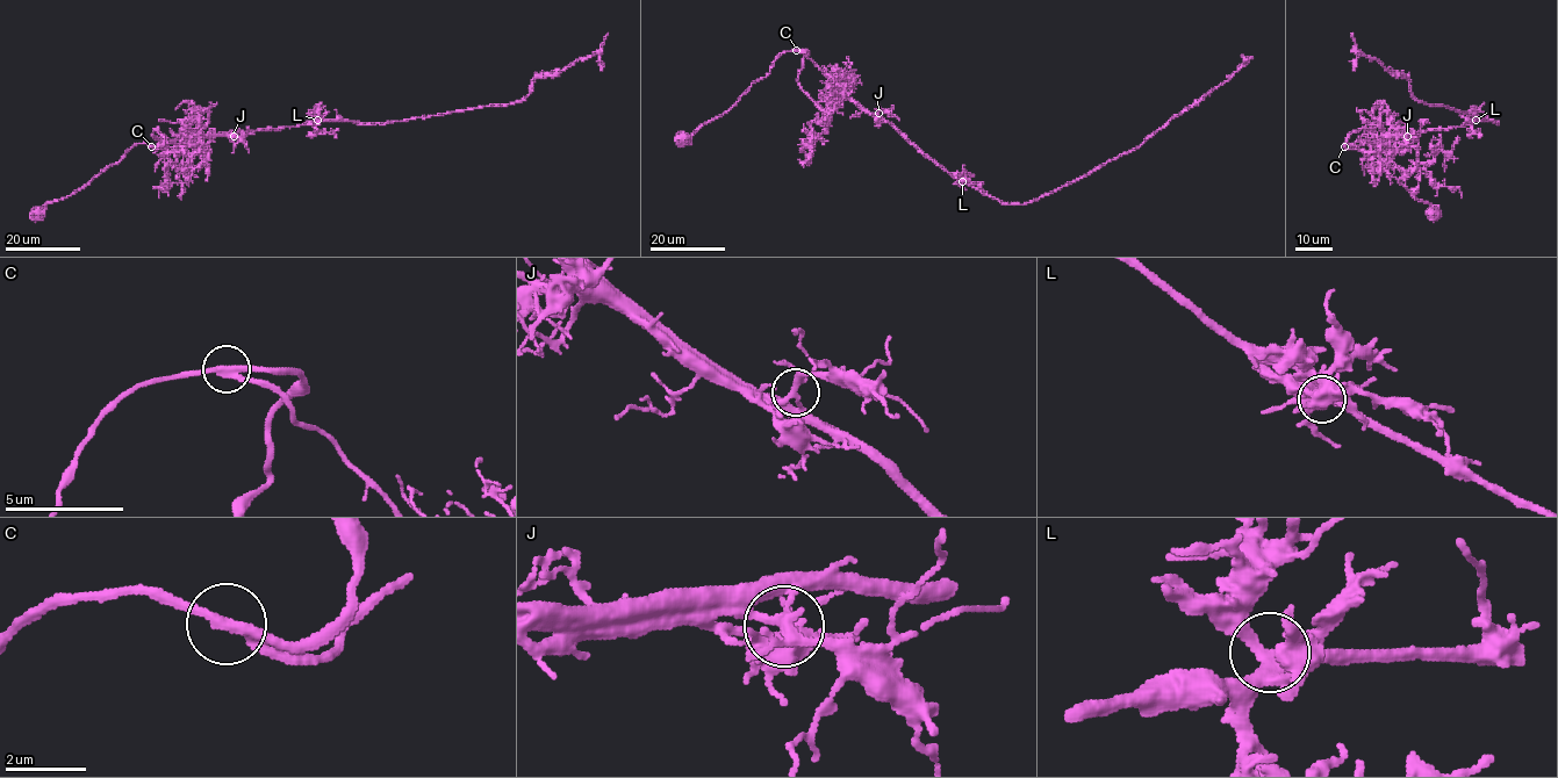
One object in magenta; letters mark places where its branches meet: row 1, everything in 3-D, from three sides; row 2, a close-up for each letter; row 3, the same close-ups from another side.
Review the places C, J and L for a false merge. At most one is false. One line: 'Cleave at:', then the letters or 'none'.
Cleave at: C

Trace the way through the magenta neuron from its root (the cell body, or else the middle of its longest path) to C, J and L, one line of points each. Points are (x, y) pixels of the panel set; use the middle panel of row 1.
C: (681, 139), (687, 139), (704, 123), (727, 112), (753, 84), (769, 72), (782, 53), (797, 50)
J: (681, 139), (727, 112), (769, 72), (782, 53), (791, 50), (803, 52), (860, 106), (878, 113)
L: (681, 139), (727, 112), (769, 72), (782, 53), (799, 50), (860, 106), (890, 122), (962, 181)

